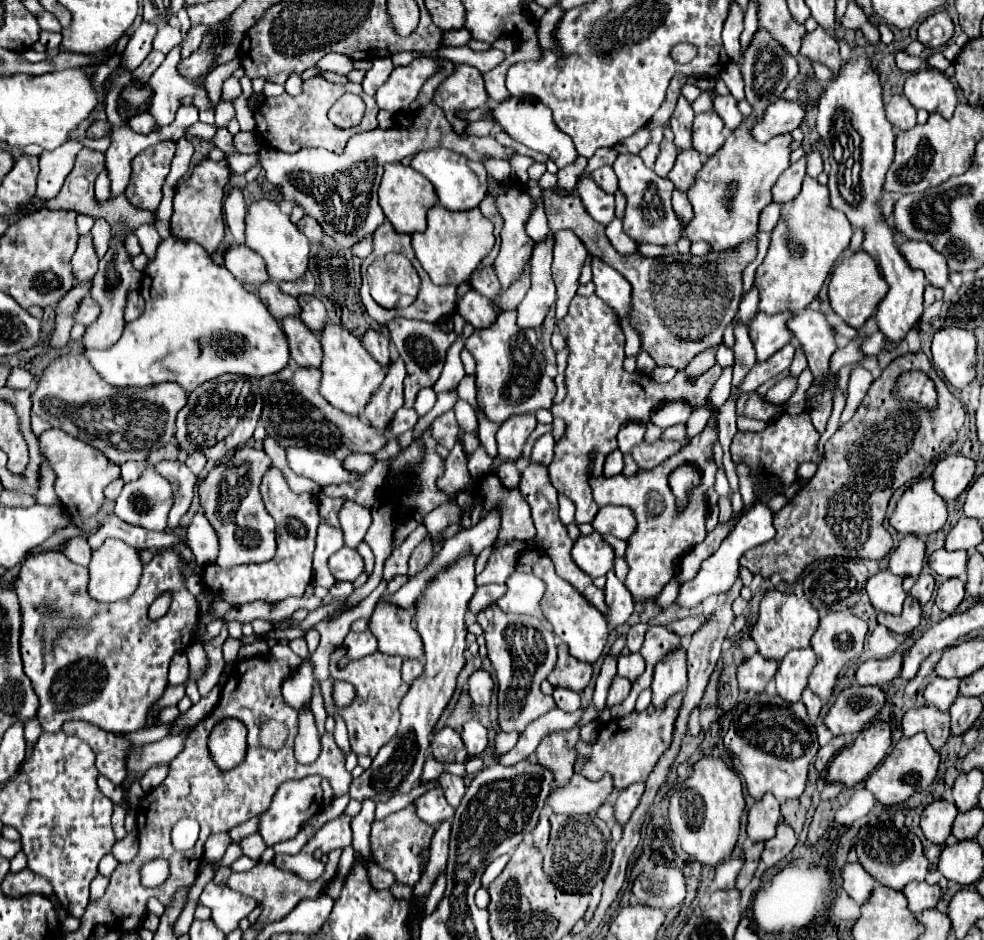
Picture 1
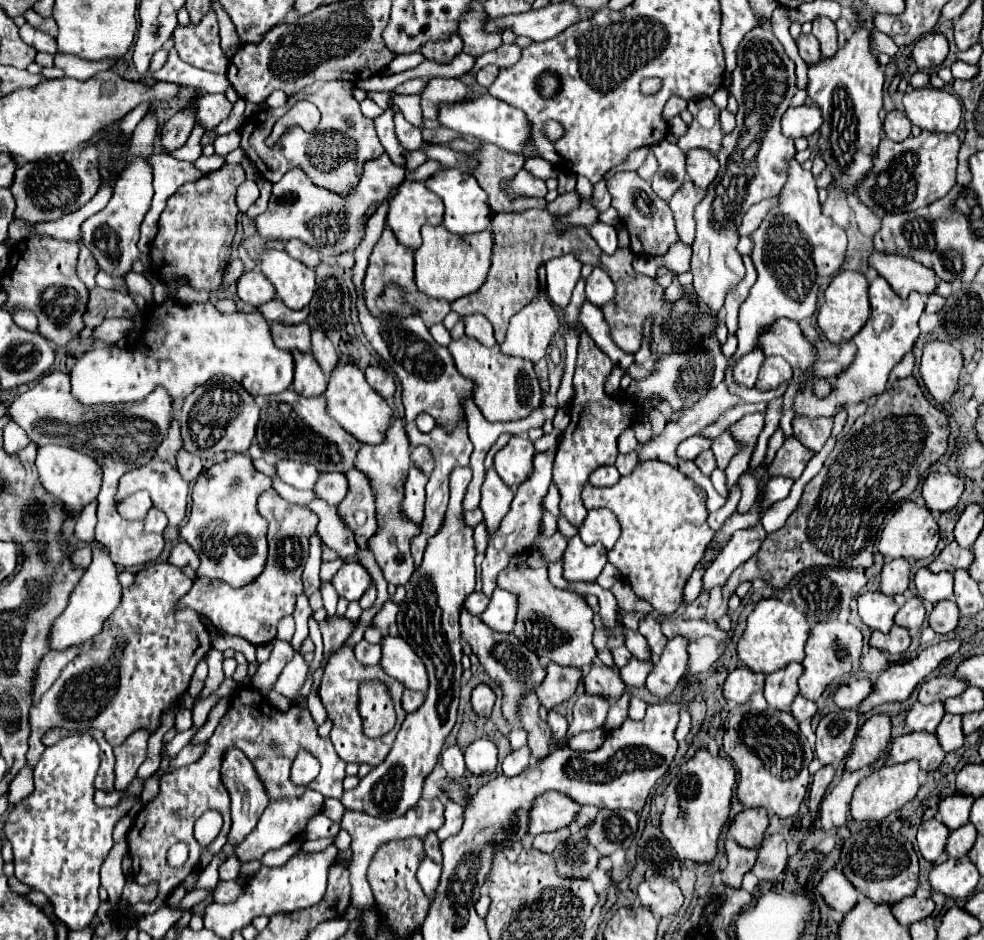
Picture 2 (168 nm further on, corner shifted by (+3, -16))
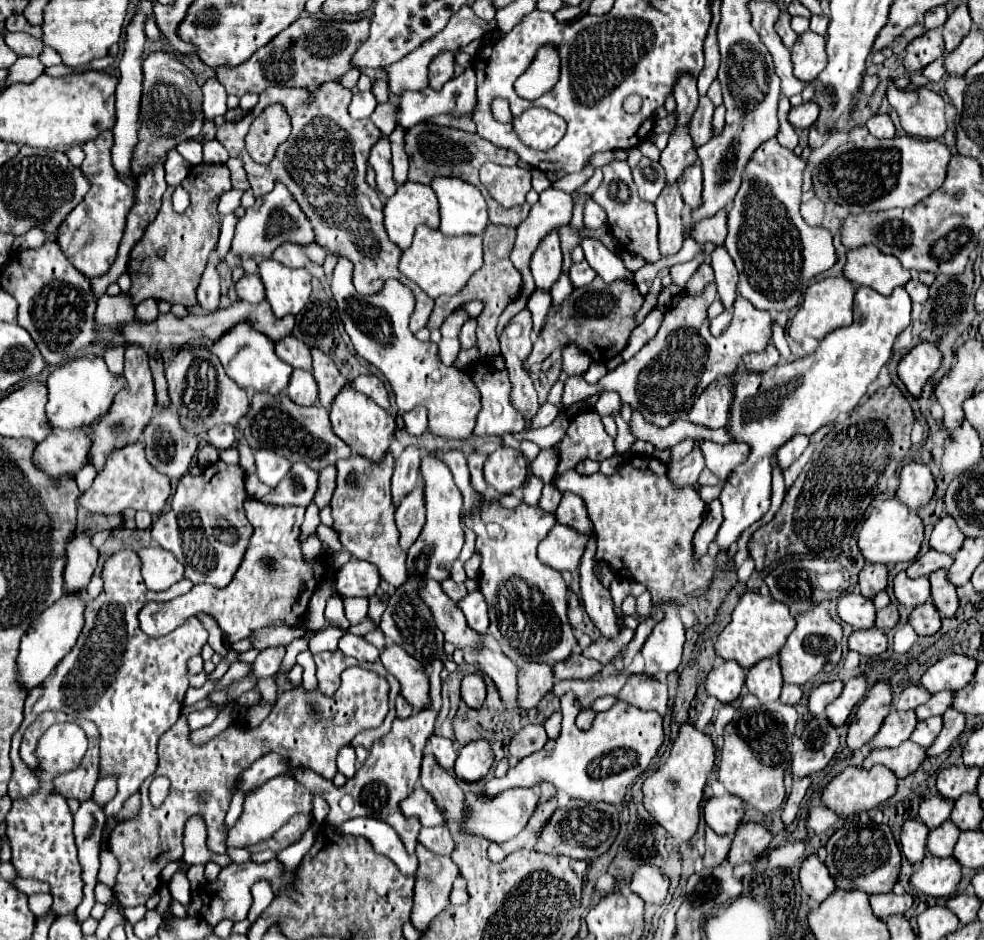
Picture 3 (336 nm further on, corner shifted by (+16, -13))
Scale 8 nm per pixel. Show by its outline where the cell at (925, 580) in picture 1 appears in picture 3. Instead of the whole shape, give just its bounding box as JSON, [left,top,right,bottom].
[876,603,900,631]

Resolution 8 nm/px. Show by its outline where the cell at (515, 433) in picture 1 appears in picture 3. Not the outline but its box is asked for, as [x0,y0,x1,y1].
[484,447,526,493]

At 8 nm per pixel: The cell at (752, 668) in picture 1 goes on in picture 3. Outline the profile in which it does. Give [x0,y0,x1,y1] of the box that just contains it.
[706,661,746,703]

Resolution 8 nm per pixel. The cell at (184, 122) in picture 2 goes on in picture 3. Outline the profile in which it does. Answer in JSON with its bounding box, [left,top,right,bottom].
[90,161,168,299]

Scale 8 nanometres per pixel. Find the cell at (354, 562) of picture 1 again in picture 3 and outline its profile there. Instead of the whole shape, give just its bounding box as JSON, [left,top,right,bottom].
[334,559,380,597]

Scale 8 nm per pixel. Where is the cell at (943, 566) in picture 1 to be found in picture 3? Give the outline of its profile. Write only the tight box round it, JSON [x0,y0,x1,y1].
[894,571,930,607]

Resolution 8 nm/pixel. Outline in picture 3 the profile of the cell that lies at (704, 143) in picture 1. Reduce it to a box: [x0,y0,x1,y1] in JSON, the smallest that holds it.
[678,163,702,209]

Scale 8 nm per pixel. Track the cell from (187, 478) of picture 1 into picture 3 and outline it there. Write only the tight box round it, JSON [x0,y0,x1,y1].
[80,441,172,515]

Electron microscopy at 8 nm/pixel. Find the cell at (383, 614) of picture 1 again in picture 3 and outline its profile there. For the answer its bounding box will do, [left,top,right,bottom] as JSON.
[380,645,428,709]

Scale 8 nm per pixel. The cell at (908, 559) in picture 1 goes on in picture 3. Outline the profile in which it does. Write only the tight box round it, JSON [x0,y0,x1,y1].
[858,563,888,597]

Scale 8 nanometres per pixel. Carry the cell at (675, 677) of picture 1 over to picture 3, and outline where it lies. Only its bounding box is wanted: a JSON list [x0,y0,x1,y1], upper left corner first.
[642,603,684,677]

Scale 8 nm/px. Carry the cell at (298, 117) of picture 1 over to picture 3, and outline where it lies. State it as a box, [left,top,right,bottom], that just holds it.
[216,81,434,333]

